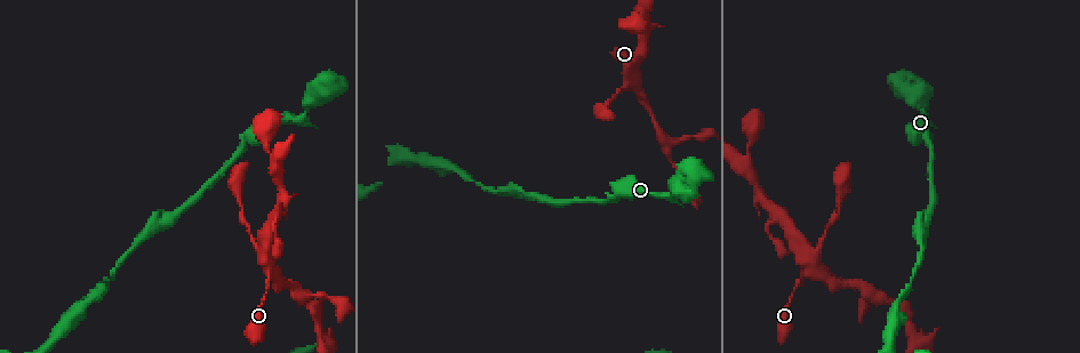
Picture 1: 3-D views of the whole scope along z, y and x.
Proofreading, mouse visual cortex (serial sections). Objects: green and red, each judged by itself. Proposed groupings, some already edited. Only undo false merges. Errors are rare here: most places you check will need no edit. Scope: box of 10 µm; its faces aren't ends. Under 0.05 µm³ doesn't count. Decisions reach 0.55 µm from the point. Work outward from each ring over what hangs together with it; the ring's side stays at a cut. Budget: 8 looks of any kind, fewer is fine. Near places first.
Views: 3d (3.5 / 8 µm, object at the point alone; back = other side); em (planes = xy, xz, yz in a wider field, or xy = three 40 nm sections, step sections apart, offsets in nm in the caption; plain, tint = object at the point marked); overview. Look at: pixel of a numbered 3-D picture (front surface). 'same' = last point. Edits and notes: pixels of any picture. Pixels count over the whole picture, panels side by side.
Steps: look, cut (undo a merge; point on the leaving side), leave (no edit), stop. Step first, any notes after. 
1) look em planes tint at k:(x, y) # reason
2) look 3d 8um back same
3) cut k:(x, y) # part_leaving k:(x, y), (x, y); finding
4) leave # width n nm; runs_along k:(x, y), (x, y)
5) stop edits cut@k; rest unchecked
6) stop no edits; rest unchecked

look 3d 3.5um at 1:(306, 108) # narrows sharply

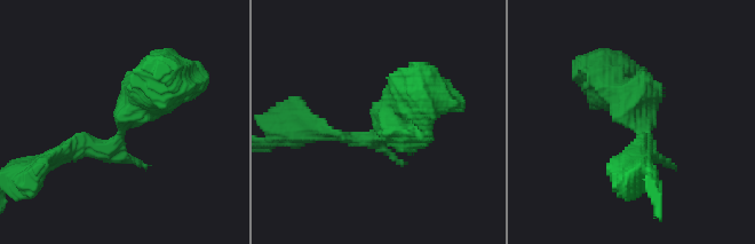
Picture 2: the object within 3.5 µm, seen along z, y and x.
look em planes tint at 2:(128, 124)

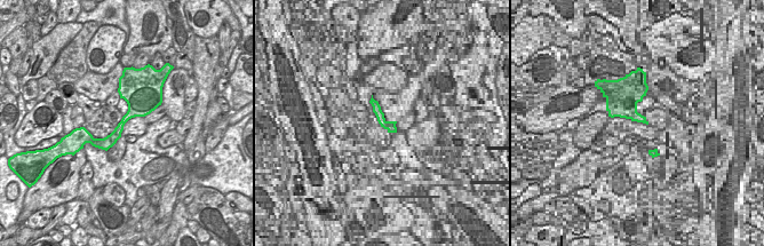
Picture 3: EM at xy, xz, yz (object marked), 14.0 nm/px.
leave # one cell here

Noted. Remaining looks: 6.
look 3d 8um at 1:(911, 280) # a narrow waist

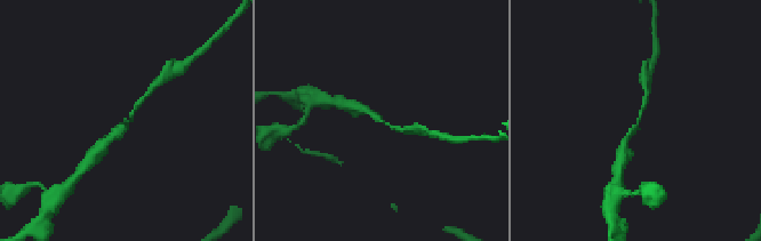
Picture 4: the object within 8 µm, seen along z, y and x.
look em xy step 2 tint same

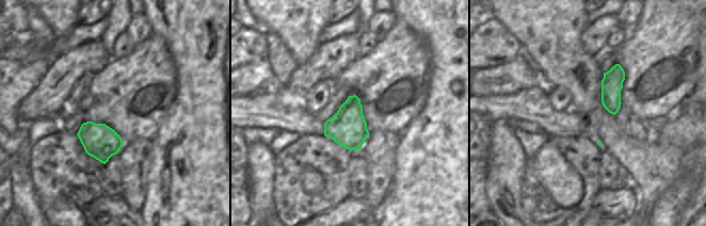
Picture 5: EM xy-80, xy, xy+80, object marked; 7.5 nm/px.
leave # arm_widths 150, 200 nm; runs_along 4:(146, 95), (106, 144); all the same cell

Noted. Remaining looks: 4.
look 3d 3.5um at 1:(637, 79) # four-way junction

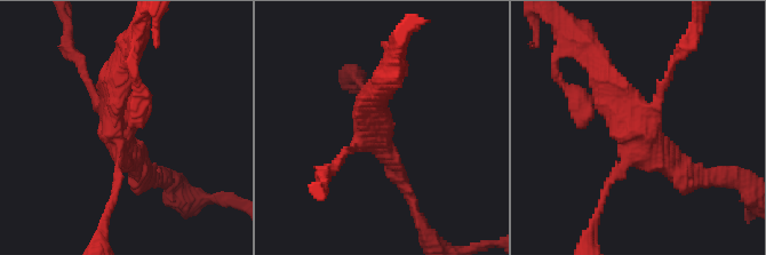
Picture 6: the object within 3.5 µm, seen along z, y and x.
look em xy step 5 tint at 6:(638, 147) # arms 4; arm_widths 100, 150, 250, 350 nm; now the EM

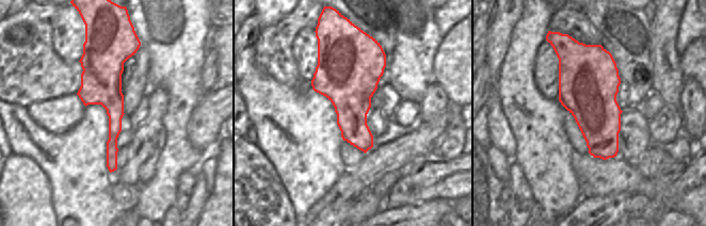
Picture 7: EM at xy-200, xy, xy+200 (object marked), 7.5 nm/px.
leave # runs_along 7:(114, 46), (114, 132), (111, 168); continuous, no second cell

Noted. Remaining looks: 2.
look 3d 3.5um at 1:(872, 297) # three arms meet

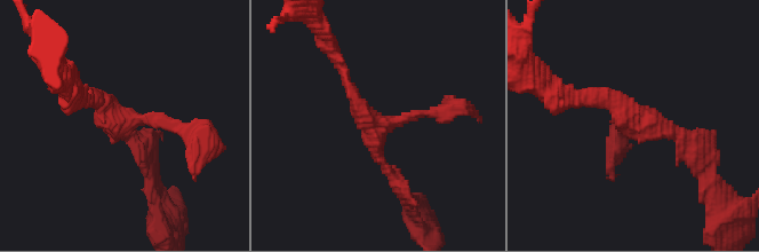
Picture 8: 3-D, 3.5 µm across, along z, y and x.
look em xy step 2 tint at 8:(119, 127) # arms 3; arm_widths 150, 150, 200 nm

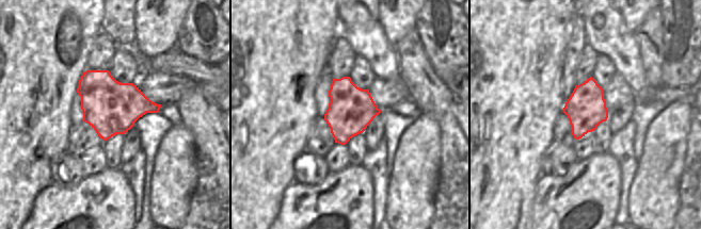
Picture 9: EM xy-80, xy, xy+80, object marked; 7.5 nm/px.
leave # runs_along 8:(343, 70), (399, 184); continuous, no second cell

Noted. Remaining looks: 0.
stop no edits; rest unchecked

